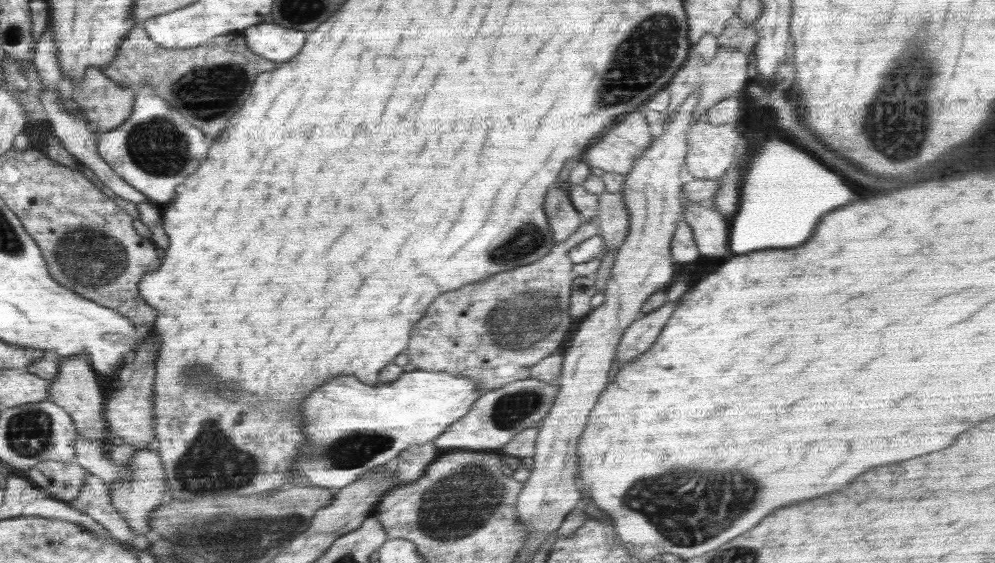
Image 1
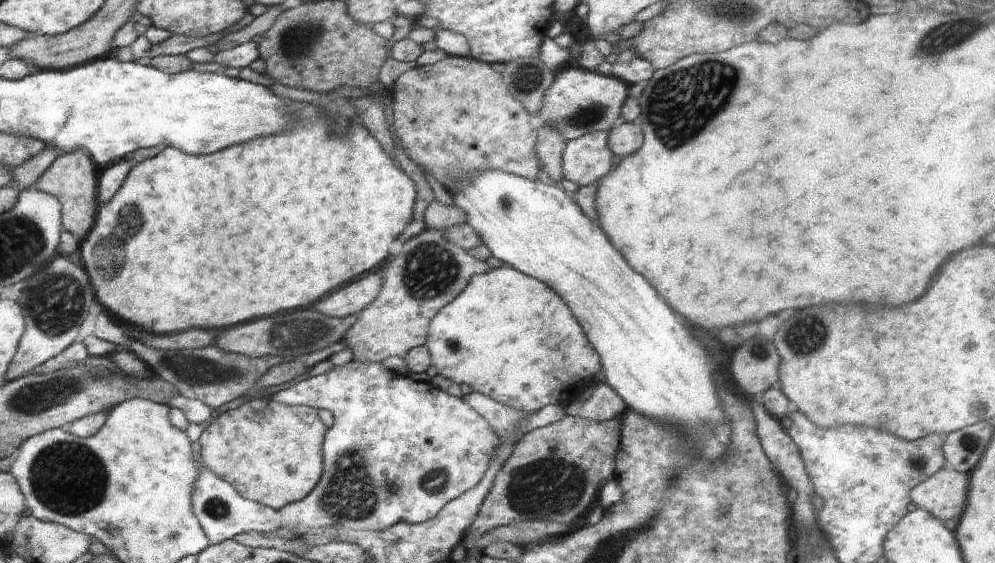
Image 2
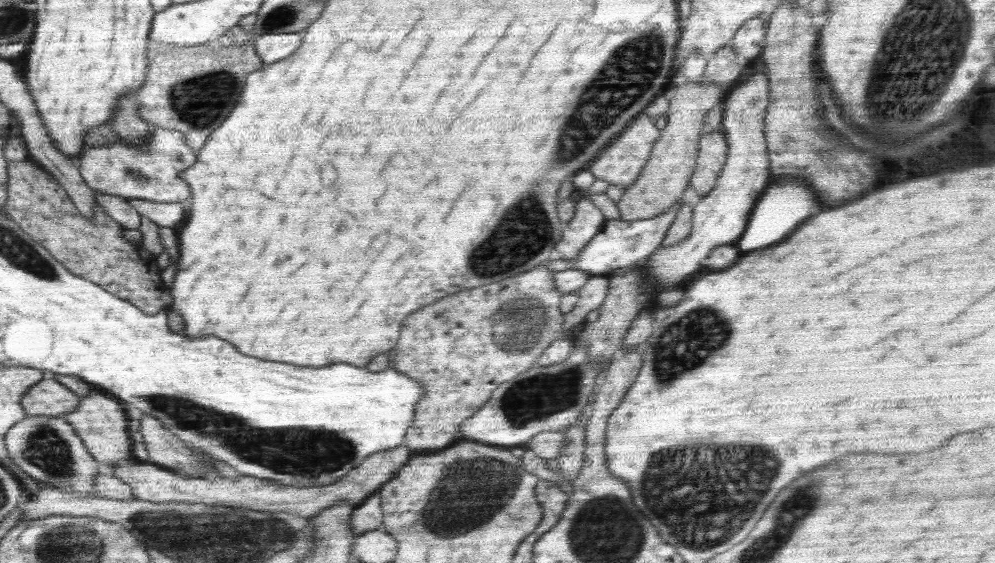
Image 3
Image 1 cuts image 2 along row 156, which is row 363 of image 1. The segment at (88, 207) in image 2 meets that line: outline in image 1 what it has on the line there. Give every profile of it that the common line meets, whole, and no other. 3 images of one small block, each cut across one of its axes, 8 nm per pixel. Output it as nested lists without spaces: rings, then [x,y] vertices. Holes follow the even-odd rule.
[[[82,353],[73,357],[66,357],[59,360],[57,375],[50,380],[49,400],[63,407],[78,428],[78,436],[85,436],[89,439],[96,439],[98,442],[106,436],[106,418],[104,412],[104,398],[96,380],[96,374],[90,368],[87,361],[87,354]]]

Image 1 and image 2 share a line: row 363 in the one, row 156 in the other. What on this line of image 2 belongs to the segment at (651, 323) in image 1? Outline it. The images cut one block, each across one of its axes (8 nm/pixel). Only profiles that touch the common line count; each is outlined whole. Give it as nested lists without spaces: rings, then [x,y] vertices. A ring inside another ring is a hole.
[[[640,120],[619,121],[612,130],[608,131],[608,136],[610,152],[620,156],[621,159],[634,154],[644,142]]]

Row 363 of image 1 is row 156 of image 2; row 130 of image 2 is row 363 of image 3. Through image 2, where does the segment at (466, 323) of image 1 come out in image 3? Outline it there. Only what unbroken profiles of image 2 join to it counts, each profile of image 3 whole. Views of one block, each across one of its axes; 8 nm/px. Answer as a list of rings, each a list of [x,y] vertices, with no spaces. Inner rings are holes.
[[[539,265],[527,274],[444,297],[440,302],[433,302],[410,314],[401,322],[392,368],[423,386],[423,396],[416,403],[414,418],[404,440],[412,455],[440,451],[440,448],[454,443],[462,422],[474,415],[501,384],[532,369],[542,352],[552,342],[562,338],[560,328],[563,314],[559,309],[562,294],[552,282],[554,275],[556,272]]]

